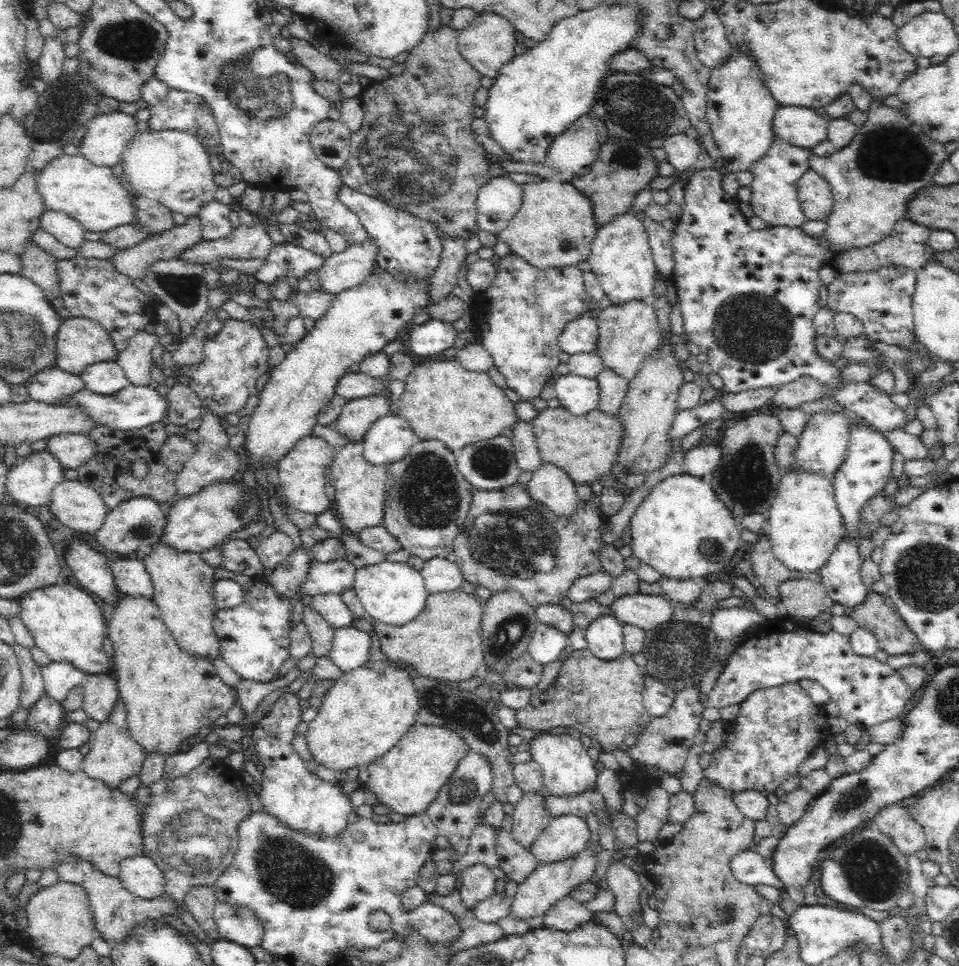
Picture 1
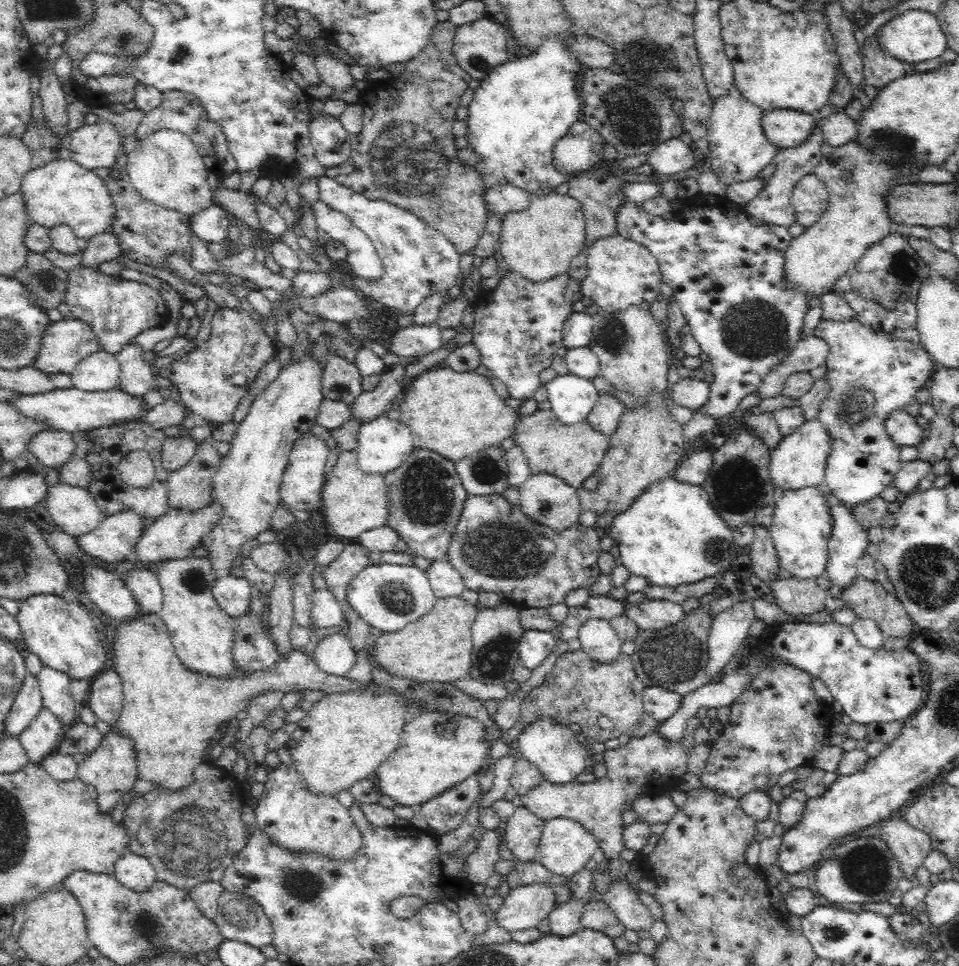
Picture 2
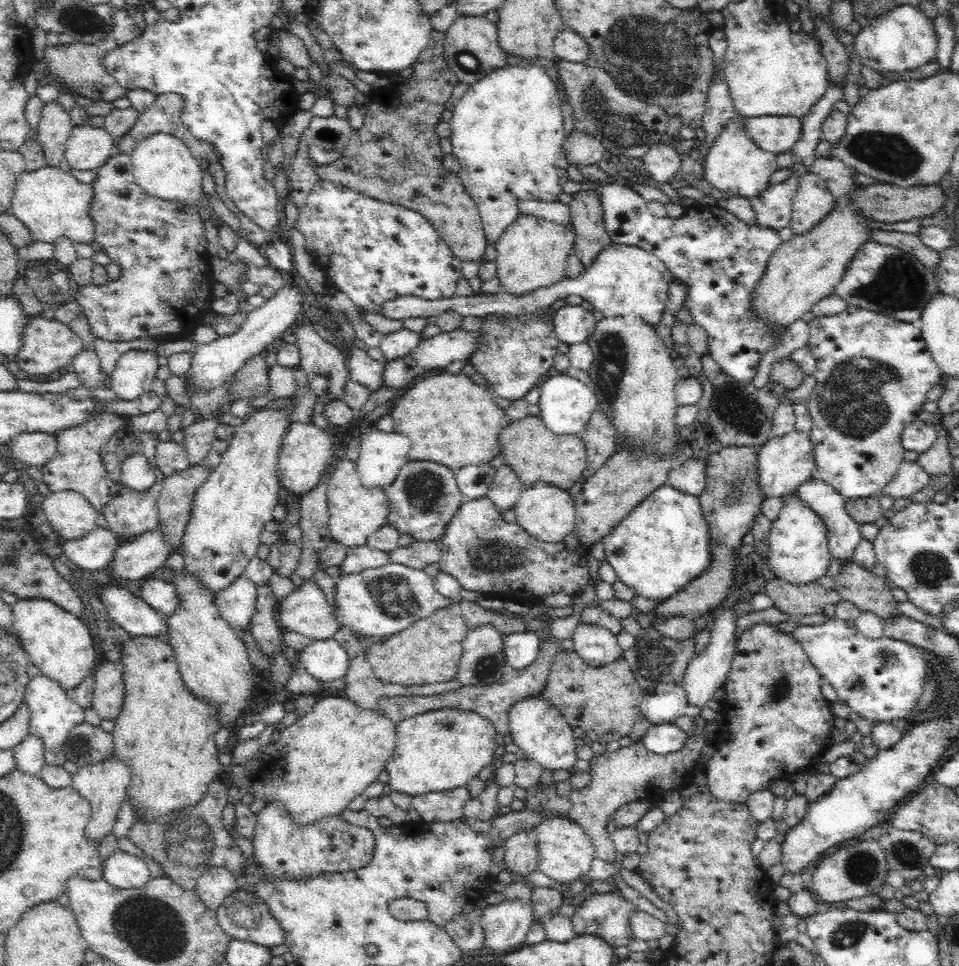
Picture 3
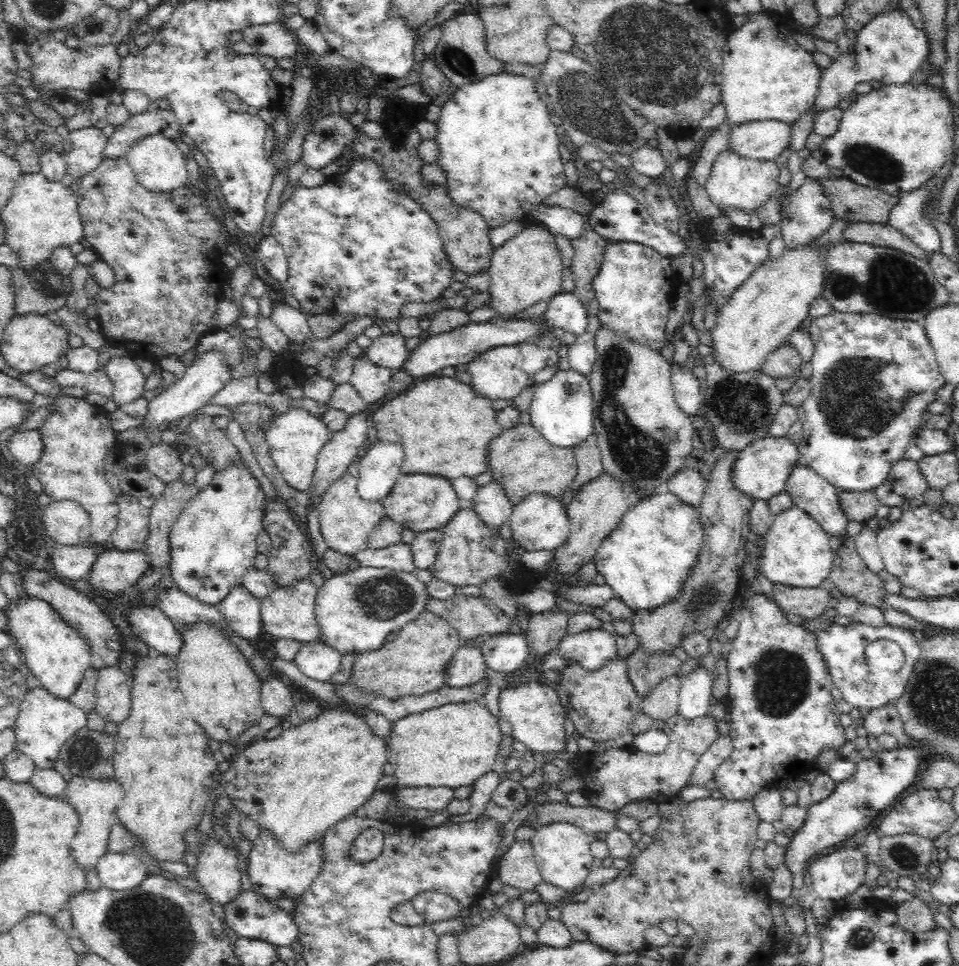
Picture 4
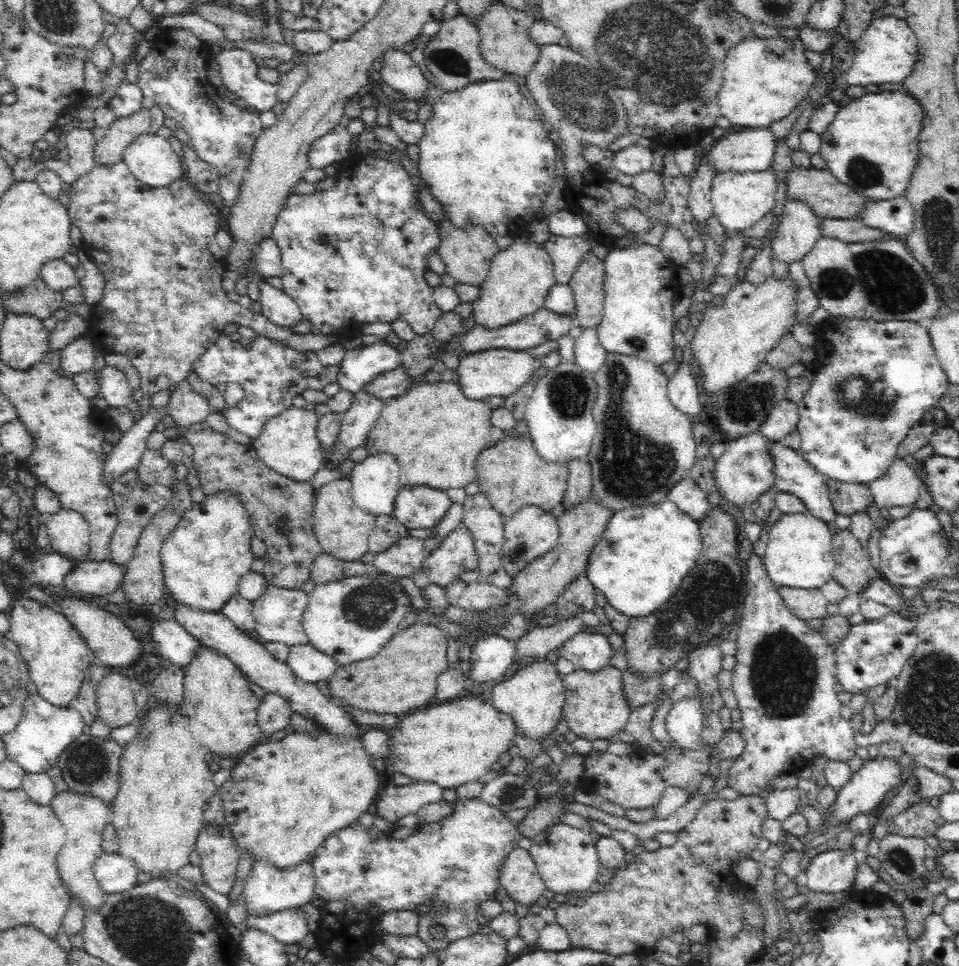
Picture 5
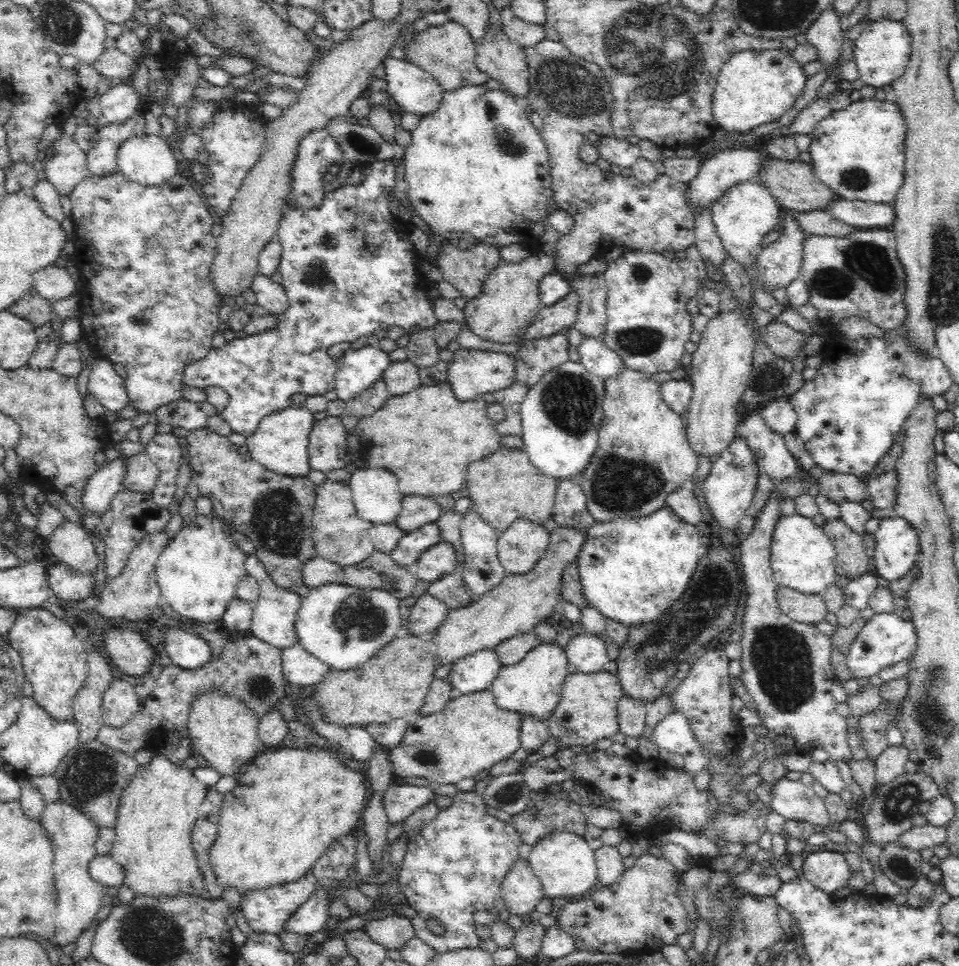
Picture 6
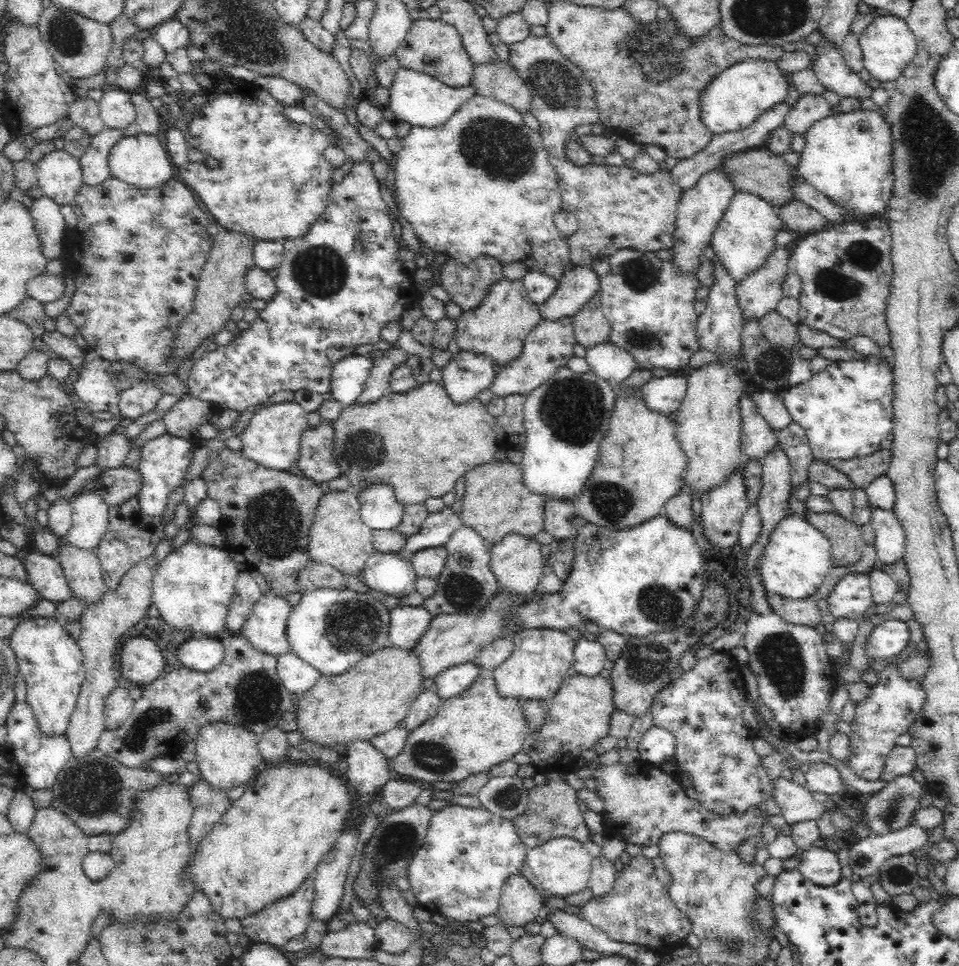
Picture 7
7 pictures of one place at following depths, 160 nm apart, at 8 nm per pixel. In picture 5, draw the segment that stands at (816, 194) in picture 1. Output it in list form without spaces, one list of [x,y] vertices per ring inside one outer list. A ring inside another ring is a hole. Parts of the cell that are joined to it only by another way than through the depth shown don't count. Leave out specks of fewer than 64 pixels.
[[[786,200],[771,251],[780,262],[801,262],[822,238],[822,218],[804,201]]]

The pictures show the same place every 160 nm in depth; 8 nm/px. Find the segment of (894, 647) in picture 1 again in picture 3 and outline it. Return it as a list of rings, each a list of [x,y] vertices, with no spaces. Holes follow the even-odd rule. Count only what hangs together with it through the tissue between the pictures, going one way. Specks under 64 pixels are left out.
[[[848,562],[833,578],[838,595],[856,606],[861,613],[872,613],[884,623],[901,616],[889,585],[859,564]]]

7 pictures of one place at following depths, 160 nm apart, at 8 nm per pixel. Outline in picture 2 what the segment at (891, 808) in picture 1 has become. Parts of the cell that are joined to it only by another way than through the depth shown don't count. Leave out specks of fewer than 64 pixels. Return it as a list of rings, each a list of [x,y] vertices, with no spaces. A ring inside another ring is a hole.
[[[889,816],[878,822],[881,839],[891,848],[906,878],[916,874],[926,855],[932,851],[926,832],[914,828],[906,819]]]

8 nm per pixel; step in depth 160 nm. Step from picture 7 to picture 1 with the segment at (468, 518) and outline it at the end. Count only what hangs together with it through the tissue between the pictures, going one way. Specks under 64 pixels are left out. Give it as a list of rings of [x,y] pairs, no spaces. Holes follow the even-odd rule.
[[[562,406],[548,407],[539,411],[530,423],[544,464],[558,465],[576,485],[590,485],[599,476],[609,473],[617,462],[626,436],[622,416],[604,412],[598,407],[580,416]]]

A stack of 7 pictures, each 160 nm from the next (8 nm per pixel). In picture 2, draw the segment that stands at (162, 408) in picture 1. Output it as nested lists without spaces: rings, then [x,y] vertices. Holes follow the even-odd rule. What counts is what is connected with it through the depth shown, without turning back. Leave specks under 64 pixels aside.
[[[64,388],[36,395],[17,395],[8,403],[22,409],[26,415],[36,419],[46,419],[48,428],[57,431],[62,429],[73,434],[84,433],[92,429],[112,427],[120,424],[144,421],[151,409],[144,397],[128,394],[124,389],[112,388],[104,392],[84,392],[79,388]]]

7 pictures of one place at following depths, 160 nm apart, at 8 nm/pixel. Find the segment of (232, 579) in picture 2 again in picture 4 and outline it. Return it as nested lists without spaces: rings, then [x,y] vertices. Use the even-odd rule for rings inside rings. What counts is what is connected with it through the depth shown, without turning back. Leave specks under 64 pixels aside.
[[[236,585],[215,606],[228,627],[238,636],[249,640],[262,632],[261,600],[253,596],[244,585]]]

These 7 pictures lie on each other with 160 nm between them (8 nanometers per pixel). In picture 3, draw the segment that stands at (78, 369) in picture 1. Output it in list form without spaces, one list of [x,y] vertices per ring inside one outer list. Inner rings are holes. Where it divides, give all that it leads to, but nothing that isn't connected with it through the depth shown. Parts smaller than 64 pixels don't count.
[[[34,316],[24,330],[22,350],[16,360],[18,366],[28,374],[52,374],[52,372],[69,369],[75,356],[86,349],[82,337],[71,327],[54,319]]]

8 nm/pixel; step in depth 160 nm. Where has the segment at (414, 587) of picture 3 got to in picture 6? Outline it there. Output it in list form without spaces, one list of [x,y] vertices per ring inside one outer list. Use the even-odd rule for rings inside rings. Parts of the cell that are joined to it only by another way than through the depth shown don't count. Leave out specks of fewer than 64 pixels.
[[[330,583],[311,588],[296,616],[298,643],[331,668],[350,670],[364,664],[402,633],[399,601],[387,590]]]

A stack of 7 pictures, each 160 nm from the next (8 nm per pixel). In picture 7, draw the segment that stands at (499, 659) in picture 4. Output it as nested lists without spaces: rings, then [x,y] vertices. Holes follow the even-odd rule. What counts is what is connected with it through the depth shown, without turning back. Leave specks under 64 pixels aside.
[[[478,660],[457,664],[434,677],[434,688],[442,700],[466,692],[482,675]]]

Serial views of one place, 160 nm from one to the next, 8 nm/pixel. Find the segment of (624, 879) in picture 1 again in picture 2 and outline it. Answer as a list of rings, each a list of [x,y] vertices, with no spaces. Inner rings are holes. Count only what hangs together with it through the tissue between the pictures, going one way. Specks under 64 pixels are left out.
[[[614,880],[601,901],[608,905],[625,929],[650,930],[654,918],[640,901],[637,888],[631,888],[627,880]]]

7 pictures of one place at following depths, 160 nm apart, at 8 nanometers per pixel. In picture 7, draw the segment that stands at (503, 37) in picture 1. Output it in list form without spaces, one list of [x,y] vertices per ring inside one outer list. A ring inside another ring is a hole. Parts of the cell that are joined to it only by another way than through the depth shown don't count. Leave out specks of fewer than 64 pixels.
[[[418,19],[413,21],[395,55],[399,66],[424,72],[436,77],[442,84],[450,88],[466,88],[472,85],[475,63],[464,49],[460,33],[441,19]]]

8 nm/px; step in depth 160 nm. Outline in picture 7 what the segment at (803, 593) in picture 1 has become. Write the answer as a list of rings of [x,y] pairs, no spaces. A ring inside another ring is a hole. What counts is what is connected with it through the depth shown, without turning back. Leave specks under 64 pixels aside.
[[[774,592],[767,594],[769,606],[782,619],[790,624],[818,626],[822,623],[822,614],[818,608],[818,599],[813,595],[803,600],[791,600]]]

